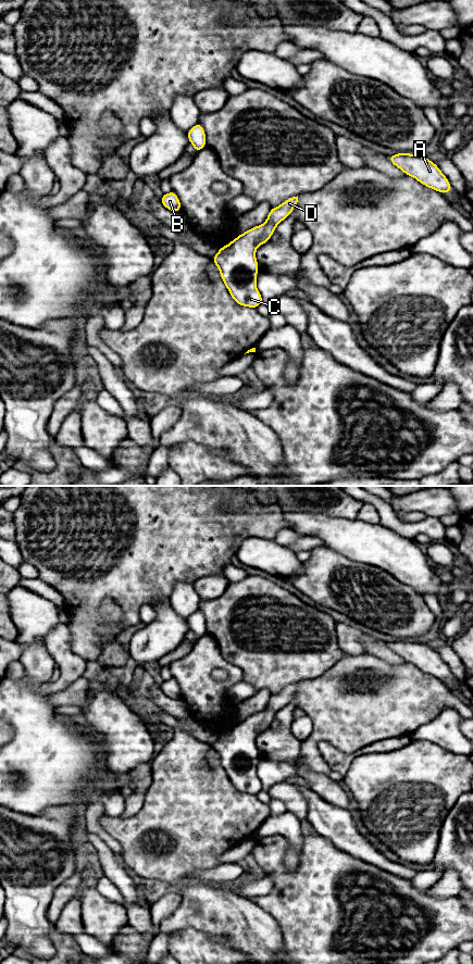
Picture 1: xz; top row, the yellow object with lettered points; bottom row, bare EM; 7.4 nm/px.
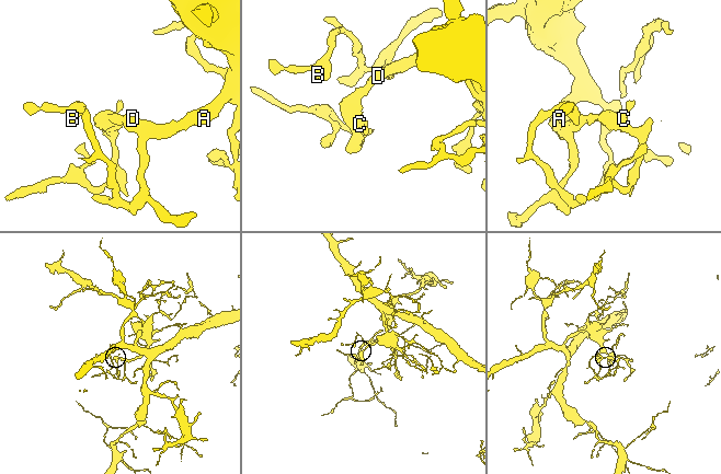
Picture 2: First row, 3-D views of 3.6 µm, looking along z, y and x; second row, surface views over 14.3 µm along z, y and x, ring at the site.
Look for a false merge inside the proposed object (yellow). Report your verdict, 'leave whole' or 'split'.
leave whole

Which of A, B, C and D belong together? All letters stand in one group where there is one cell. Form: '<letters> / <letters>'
A B C D

